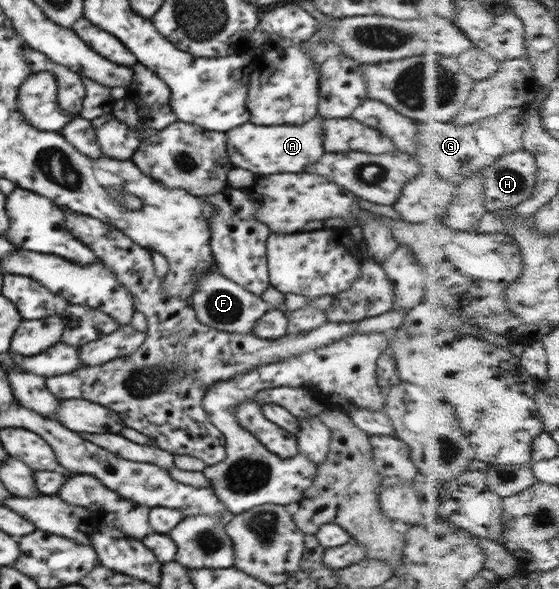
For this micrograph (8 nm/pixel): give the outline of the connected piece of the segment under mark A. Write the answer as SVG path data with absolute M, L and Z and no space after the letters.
M321 116L301 124L257 126L249 123L237 126L225 133L228 154L234 167L241 167L257 176L278 173L301 173L309 165L318 162L325 154L324 119Z

